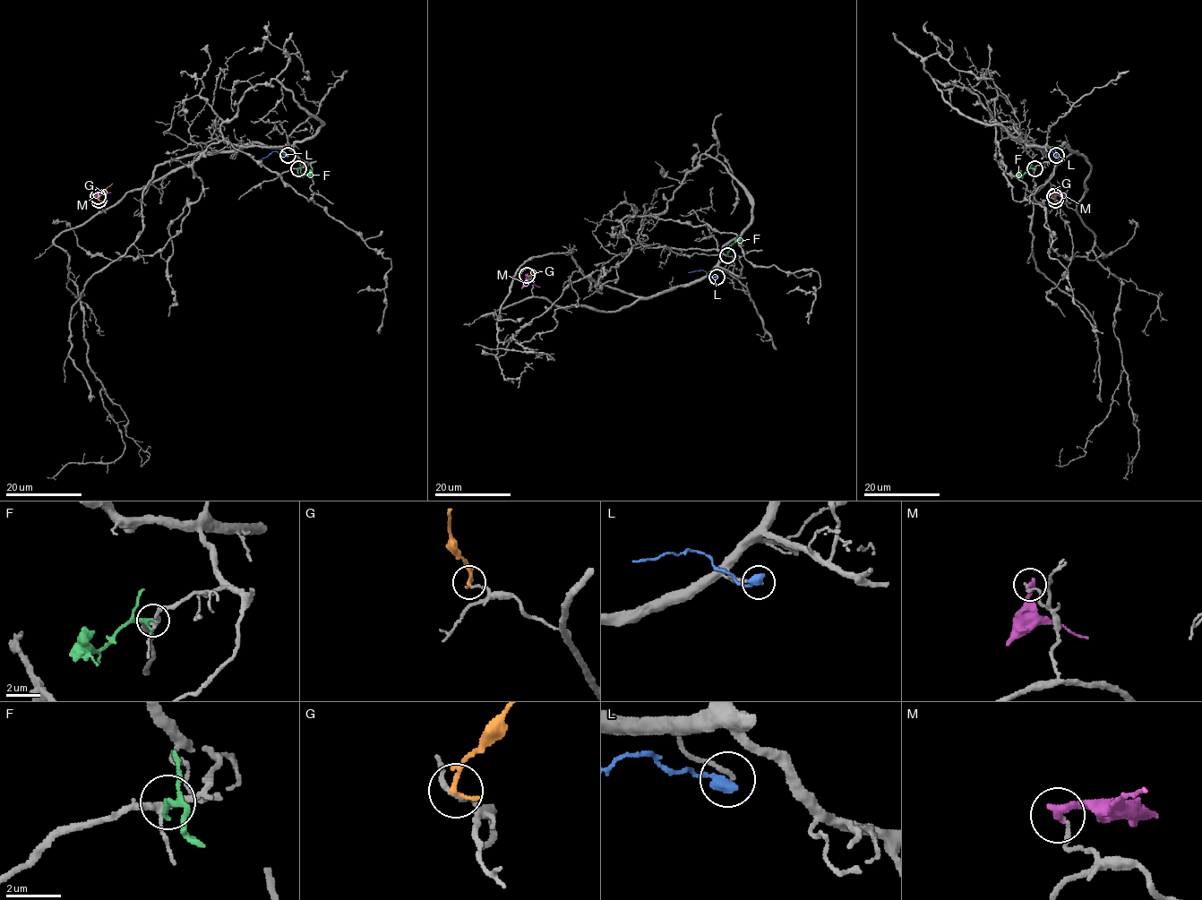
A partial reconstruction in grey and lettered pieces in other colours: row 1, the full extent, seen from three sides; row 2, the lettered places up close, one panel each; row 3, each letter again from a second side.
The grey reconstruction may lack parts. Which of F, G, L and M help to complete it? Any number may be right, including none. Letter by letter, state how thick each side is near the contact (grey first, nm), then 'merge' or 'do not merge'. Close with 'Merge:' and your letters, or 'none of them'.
F: 180 nm thick on the grey side, 220 nm on the other; do not merge
G: 140 nm thick on the grey side, 200 nm on the other; do not merge
L: 160 nm thick on the grey side, 480 nm on the other; merge
M: 160 nm thick on the grey side, 320 nm on the other; do not merge
Merge: L

